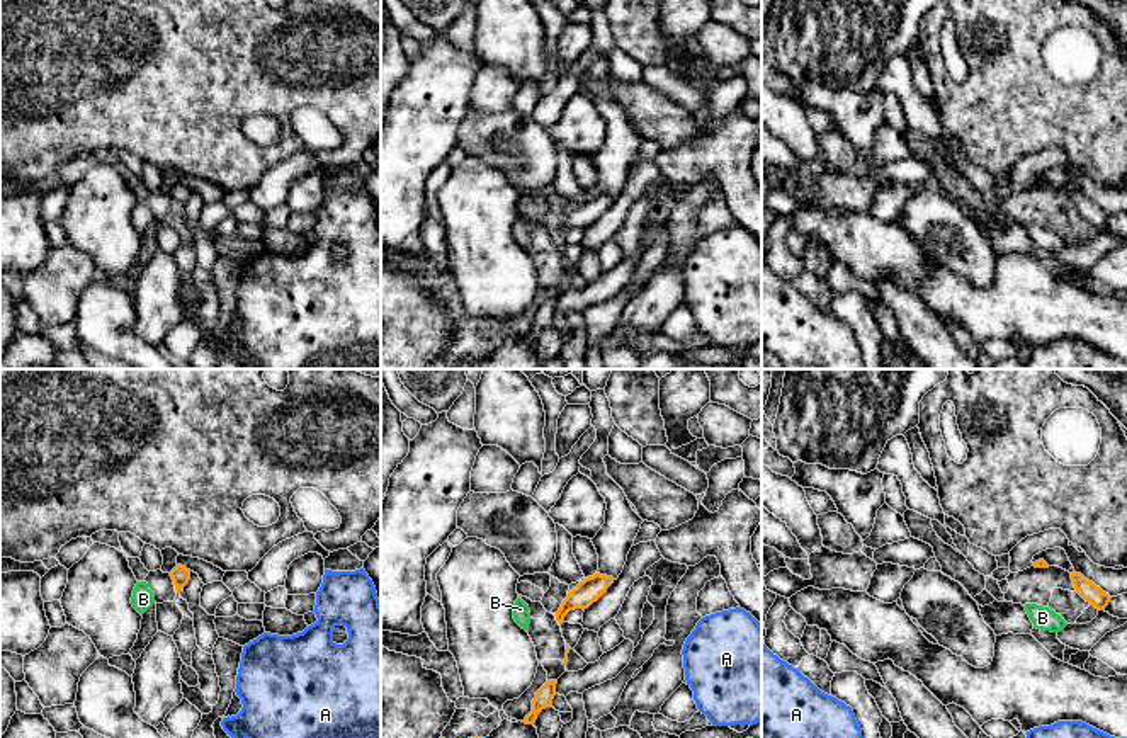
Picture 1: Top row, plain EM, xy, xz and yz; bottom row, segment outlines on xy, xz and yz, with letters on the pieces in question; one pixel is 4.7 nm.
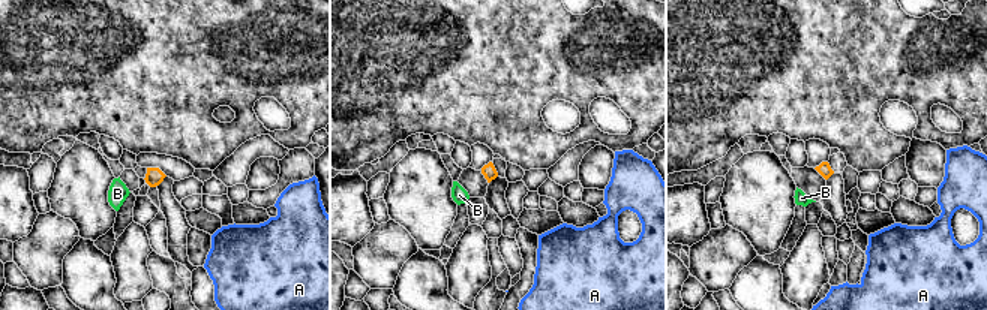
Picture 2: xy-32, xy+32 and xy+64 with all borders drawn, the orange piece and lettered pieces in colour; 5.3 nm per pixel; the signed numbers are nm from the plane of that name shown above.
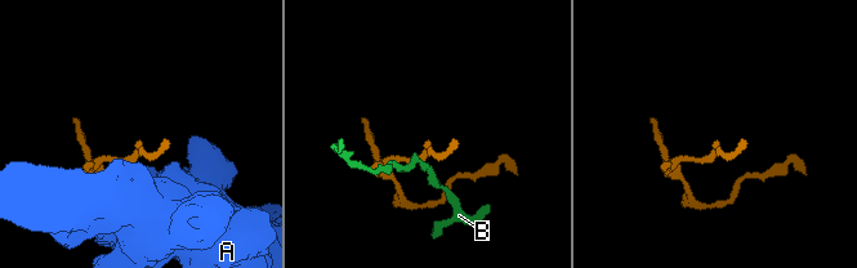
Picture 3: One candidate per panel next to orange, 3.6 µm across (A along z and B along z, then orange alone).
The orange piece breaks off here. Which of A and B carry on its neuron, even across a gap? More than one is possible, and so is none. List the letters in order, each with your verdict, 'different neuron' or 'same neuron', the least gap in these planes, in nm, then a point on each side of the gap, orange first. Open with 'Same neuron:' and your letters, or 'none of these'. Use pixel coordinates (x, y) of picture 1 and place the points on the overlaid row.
Same neuron: none of these
A: different neuron; gap 400 nm; span xy (182, 589), (243, 647)
B: different neuron; gap 110 nm; span xy (175, 589), (153, 596)

